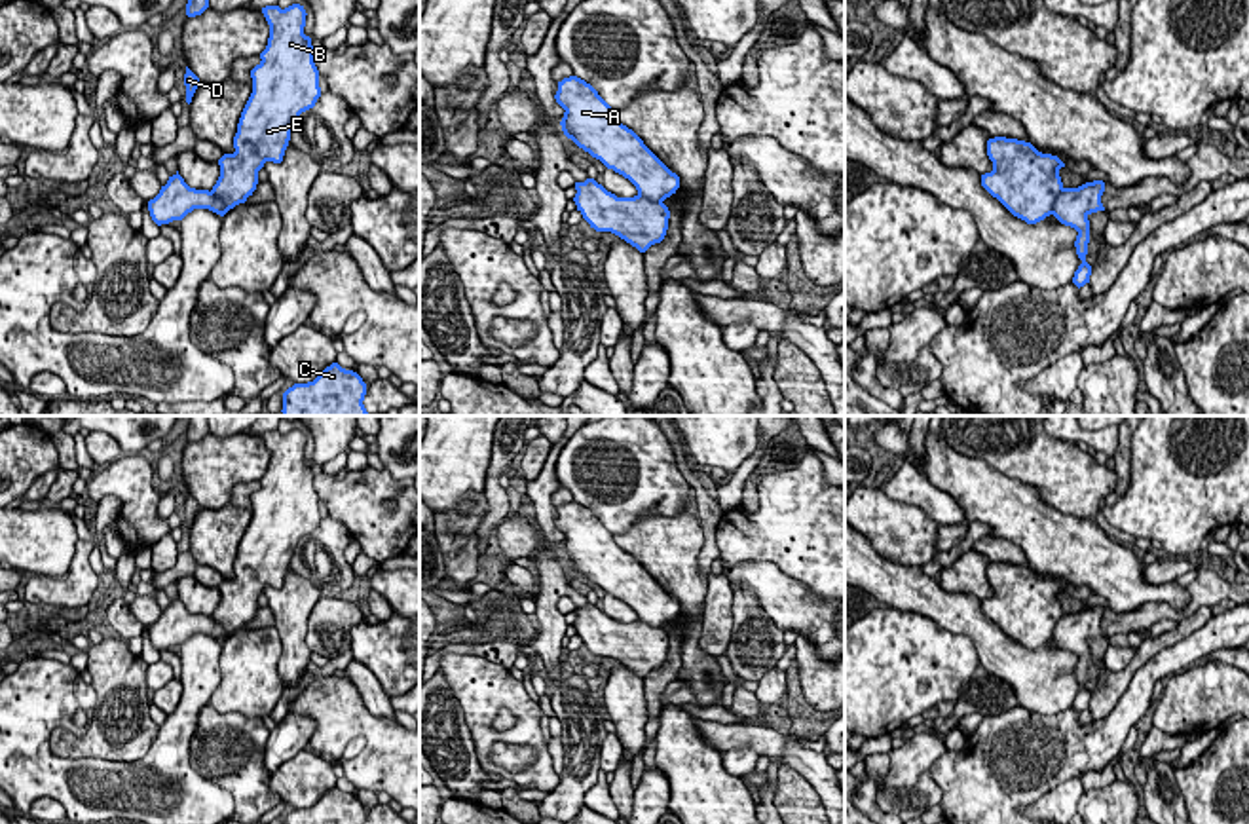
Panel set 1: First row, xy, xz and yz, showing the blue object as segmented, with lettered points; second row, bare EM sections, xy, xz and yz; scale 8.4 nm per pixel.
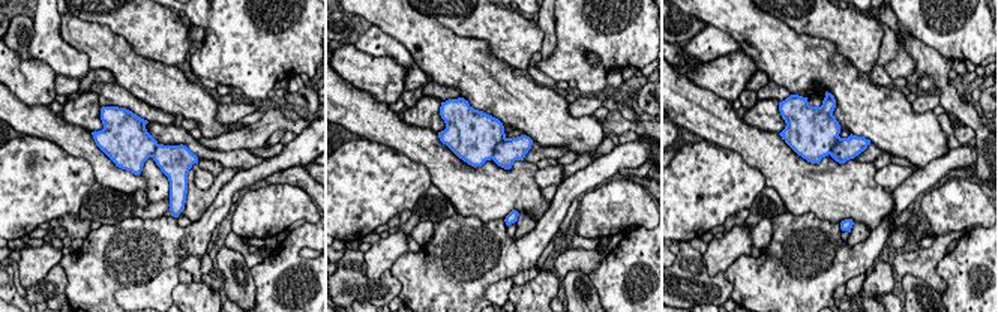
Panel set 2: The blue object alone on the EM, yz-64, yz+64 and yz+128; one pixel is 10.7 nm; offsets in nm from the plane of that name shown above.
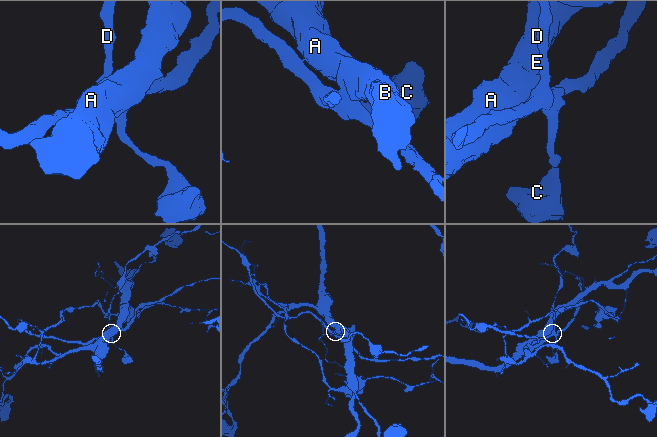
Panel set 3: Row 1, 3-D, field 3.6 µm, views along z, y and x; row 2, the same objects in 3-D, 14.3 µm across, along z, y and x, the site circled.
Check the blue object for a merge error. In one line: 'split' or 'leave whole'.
leave whole

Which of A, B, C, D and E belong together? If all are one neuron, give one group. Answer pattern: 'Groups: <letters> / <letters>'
Groups: A B C D E

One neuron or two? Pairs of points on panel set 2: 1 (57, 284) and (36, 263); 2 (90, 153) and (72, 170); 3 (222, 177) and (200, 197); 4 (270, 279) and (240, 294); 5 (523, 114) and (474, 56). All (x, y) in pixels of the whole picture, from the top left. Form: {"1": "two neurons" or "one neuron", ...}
{"1": "two neurons", "2": "two neurons", "3": "one neuron", "4": "two neurons", "5": "one neuron"}

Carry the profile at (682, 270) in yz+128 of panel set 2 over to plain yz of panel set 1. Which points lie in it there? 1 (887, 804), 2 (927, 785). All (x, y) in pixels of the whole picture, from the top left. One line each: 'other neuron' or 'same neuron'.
1: same neuron
2: same neuron

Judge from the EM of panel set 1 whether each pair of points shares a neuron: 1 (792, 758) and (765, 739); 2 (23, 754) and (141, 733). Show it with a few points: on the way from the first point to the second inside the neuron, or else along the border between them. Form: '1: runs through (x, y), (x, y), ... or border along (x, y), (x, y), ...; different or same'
1: runs through (786, 752), (771, 743); same
2: border along (52, 730), (50, 743), (55, 754), (95, 760); different

